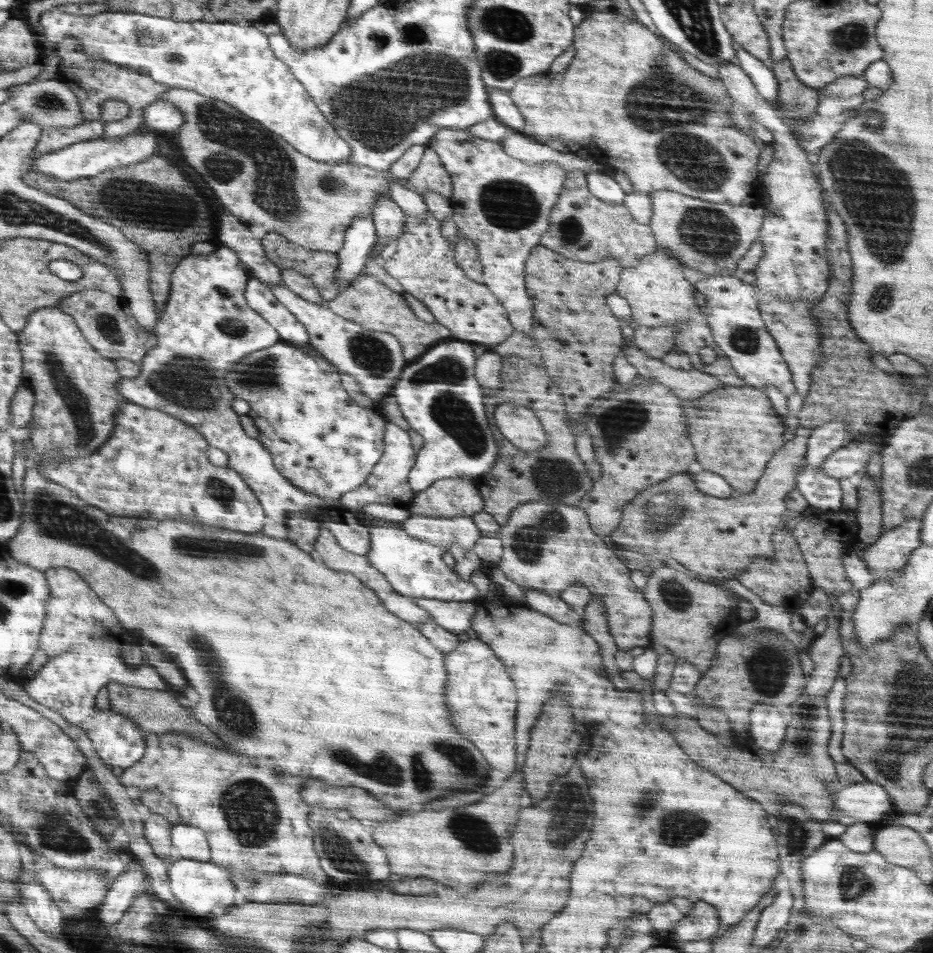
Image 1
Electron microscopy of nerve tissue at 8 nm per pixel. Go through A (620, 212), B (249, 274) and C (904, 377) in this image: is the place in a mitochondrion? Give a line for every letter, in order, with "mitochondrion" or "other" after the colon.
A: other
B: other
C: other

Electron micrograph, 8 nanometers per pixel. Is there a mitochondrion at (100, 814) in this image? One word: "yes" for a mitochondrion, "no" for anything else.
yes

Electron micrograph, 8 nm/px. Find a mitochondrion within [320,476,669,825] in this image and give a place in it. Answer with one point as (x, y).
(466, 771)

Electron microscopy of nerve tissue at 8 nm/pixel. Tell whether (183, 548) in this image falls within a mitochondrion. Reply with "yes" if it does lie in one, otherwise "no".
yes

